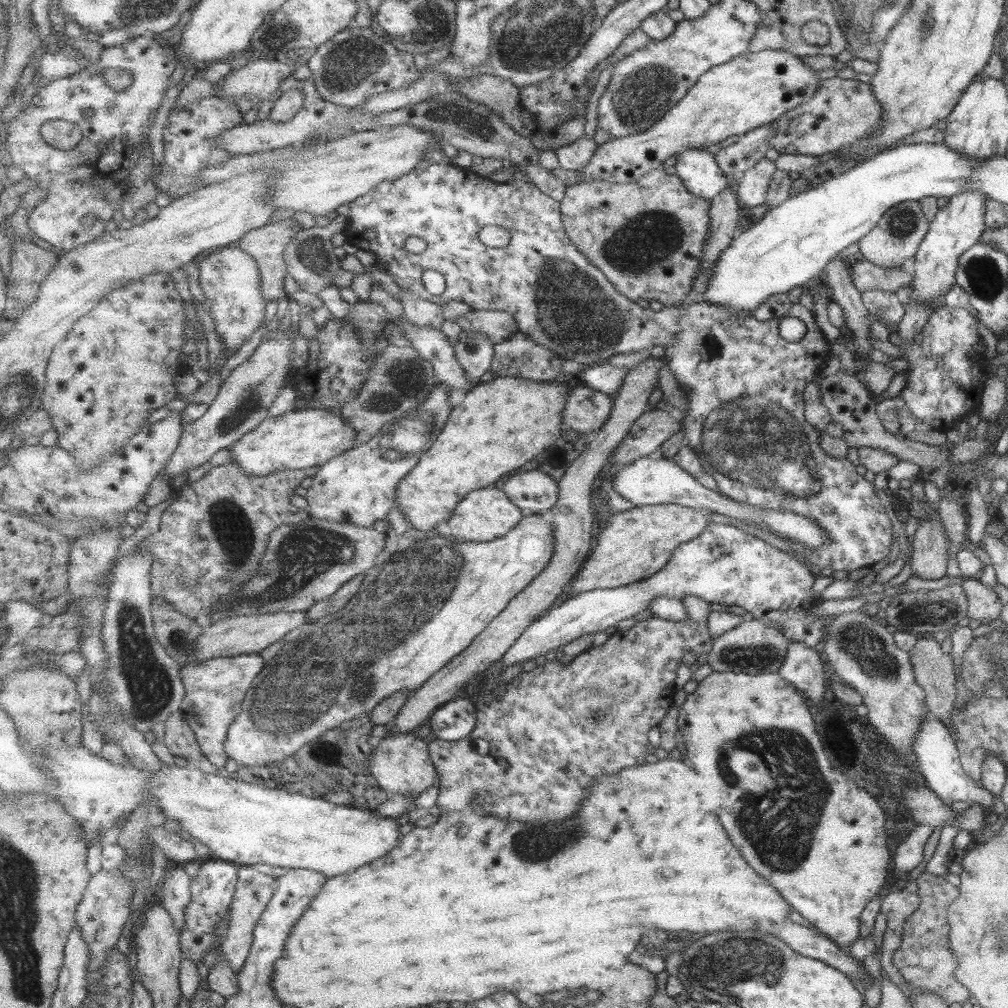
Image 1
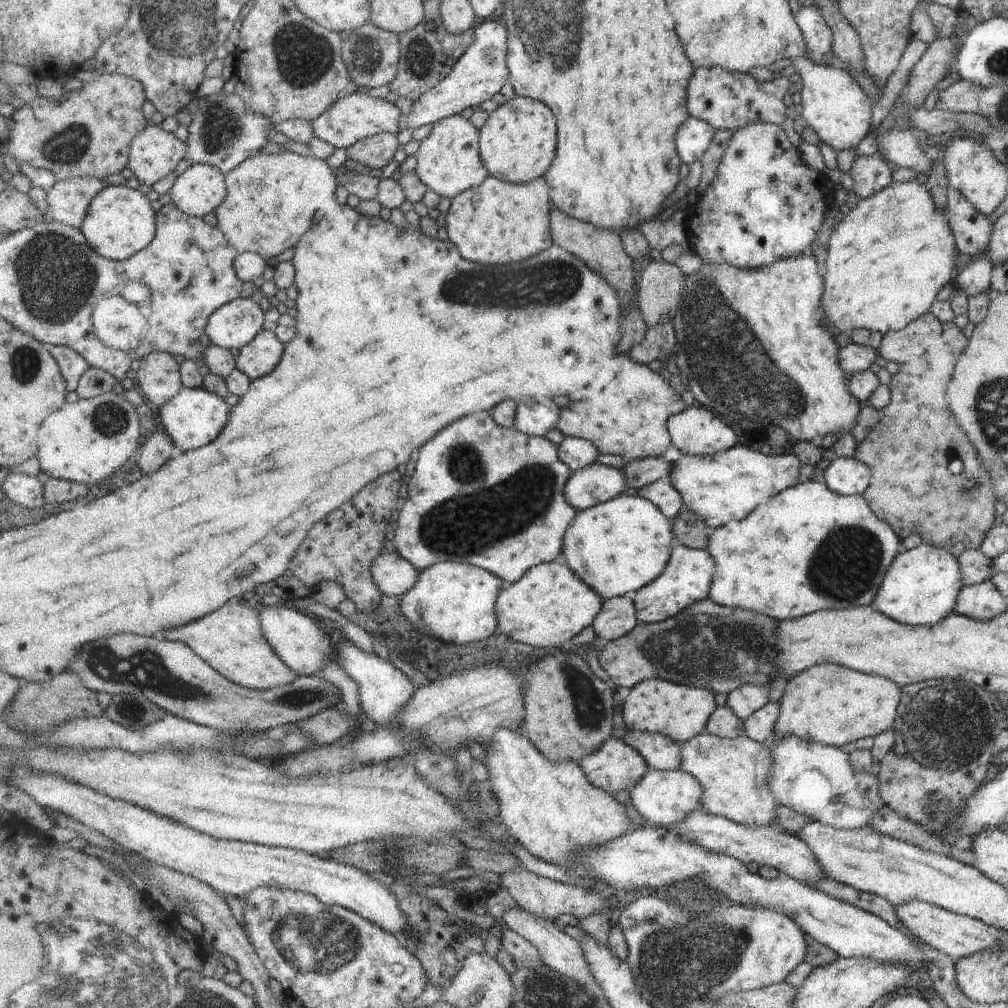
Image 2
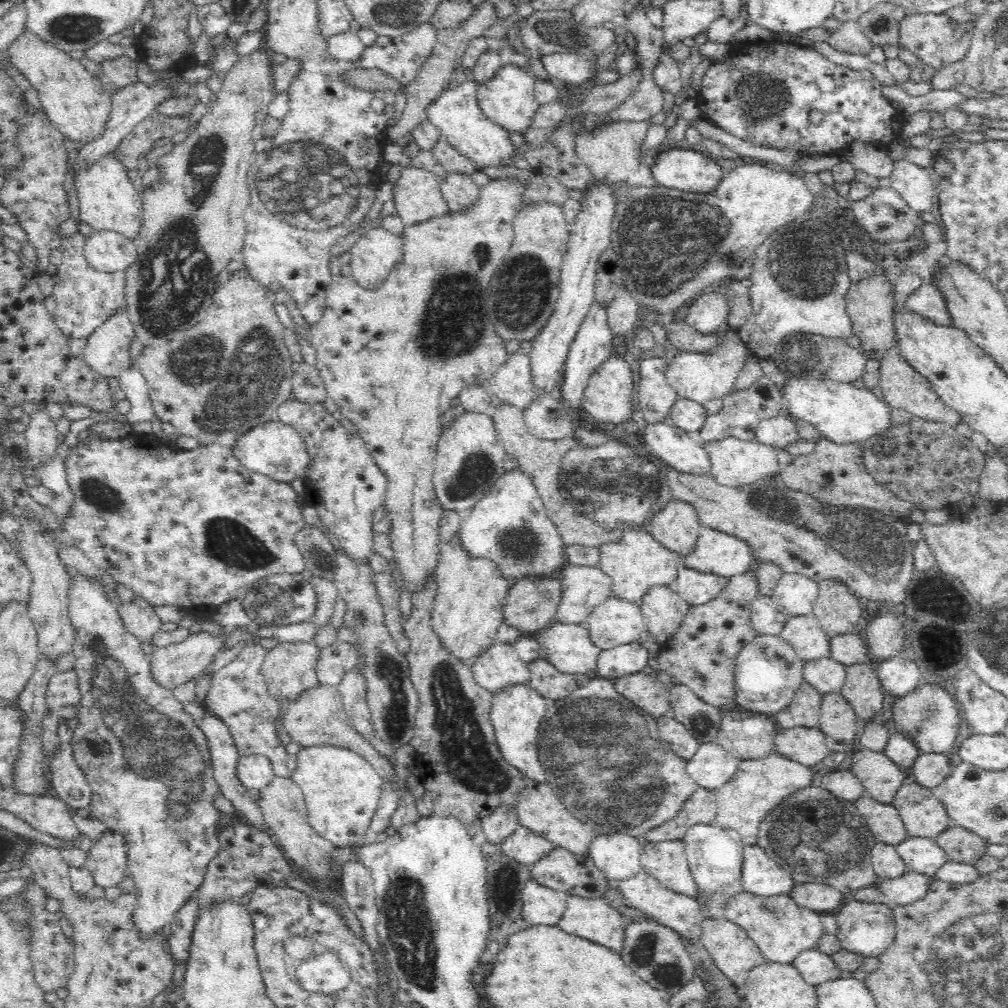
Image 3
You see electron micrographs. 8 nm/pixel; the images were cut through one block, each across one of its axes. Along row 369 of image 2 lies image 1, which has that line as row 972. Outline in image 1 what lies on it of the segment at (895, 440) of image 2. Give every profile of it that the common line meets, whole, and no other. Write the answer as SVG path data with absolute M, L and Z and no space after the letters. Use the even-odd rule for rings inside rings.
M924 872L916 880L920 895L920 906L906 918L901 946L892 954L892 963L898 968L905 981L932 991L948 1001L948 1005L967 1002L971 996L970 991L954 976L958 961L950 952L949 933L950 926L947 920L947 908L959 895L959 887L947 882L945 876L935 876Z

